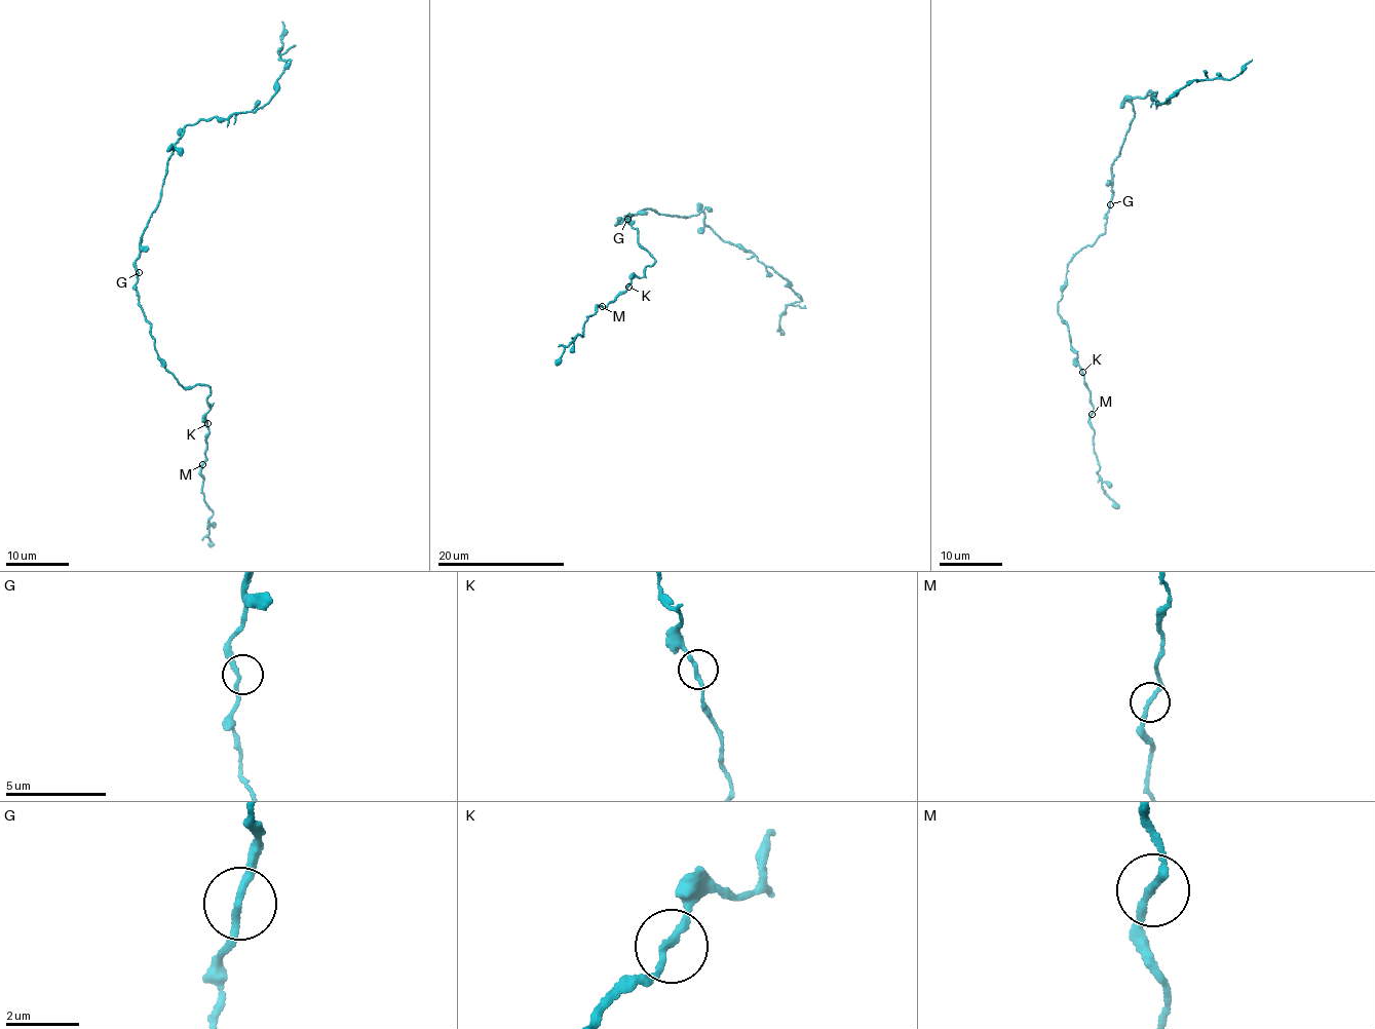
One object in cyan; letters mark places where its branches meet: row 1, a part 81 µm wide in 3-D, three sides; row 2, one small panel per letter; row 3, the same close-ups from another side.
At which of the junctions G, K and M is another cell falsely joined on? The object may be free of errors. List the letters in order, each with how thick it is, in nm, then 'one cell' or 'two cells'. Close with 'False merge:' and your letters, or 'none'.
G: 190 nm | one cell
K: 180 nm | one cell
M: 190 nm | one cell
False merge: none

